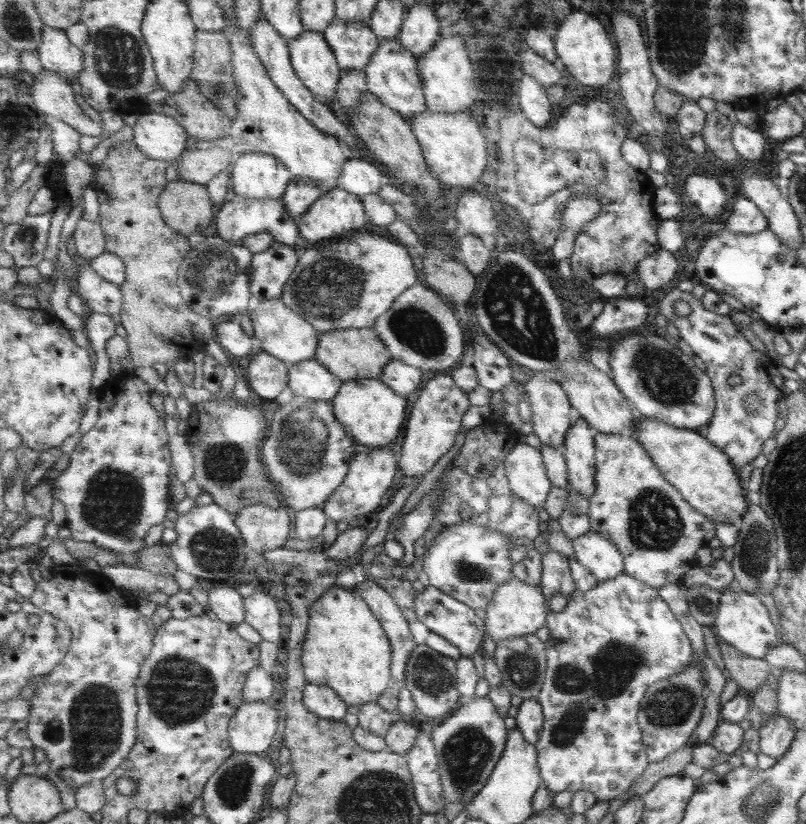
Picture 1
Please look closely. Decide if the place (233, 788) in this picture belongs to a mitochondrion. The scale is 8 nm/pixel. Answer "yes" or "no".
yes

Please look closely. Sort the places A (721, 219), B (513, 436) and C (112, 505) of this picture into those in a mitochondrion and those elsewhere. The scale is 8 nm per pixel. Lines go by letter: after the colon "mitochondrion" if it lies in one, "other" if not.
A: other
B: other
C: mitochondrion

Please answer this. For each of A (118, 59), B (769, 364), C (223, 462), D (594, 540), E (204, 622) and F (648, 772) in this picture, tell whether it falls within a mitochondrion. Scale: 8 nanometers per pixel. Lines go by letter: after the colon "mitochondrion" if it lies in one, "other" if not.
A: mitochondrion
B: other
C: mitochondrion
D: other
E: other
F: other

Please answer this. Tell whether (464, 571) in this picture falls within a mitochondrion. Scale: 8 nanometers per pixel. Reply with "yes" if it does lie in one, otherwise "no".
yes

